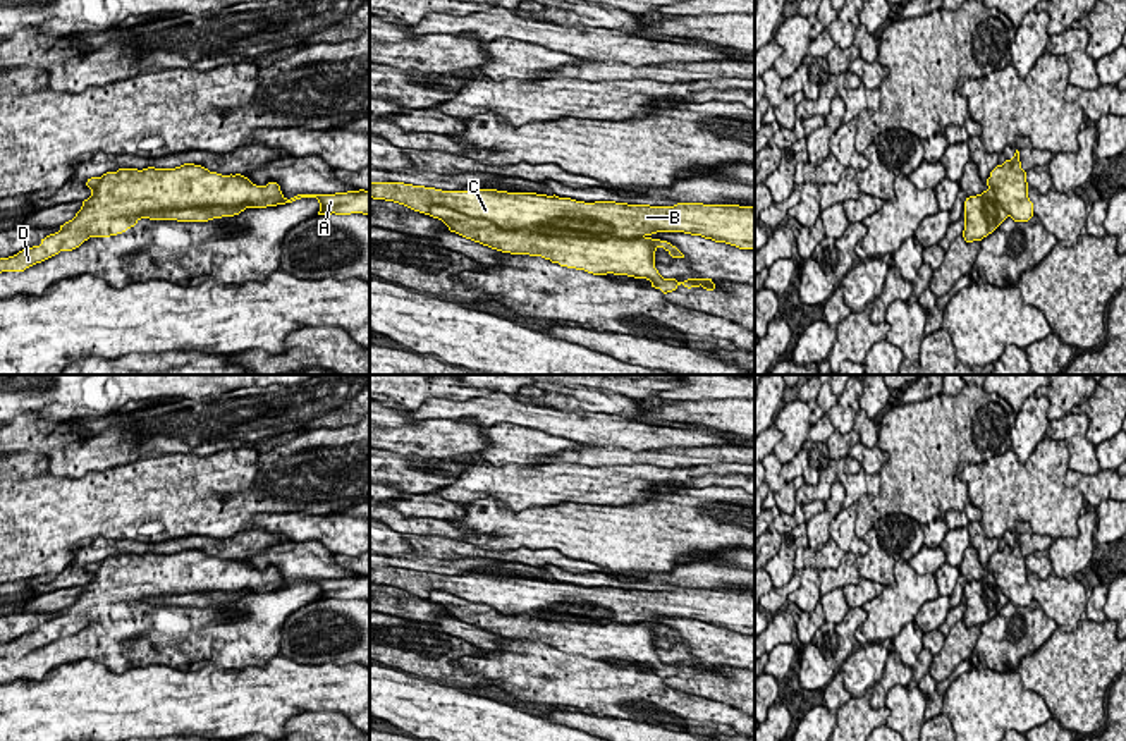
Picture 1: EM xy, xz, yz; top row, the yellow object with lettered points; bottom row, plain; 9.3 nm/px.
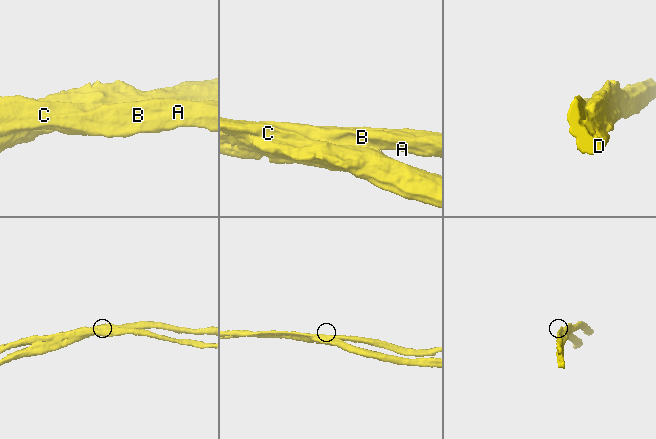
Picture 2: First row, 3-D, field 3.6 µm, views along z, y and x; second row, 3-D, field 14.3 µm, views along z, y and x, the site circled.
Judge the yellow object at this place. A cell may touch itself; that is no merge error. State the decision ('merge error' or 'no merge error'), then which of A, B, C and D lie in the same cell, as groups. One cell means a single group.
merge error; groups A B C / D

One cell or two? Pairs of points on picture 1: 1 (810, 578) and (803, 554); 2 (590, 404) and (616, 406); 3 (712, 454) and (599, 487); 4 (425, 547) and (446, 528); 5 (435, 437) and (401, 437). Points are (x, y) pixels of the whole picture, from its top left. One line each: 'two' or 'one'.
1: two
2: one
3: two
4: two
5: one

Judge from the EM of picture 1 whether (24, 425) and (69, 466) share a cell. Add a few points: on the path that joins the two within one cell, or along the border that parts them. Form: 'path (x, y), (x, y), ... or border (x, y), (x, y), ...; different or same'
path (35, 435), (59, 456); same

